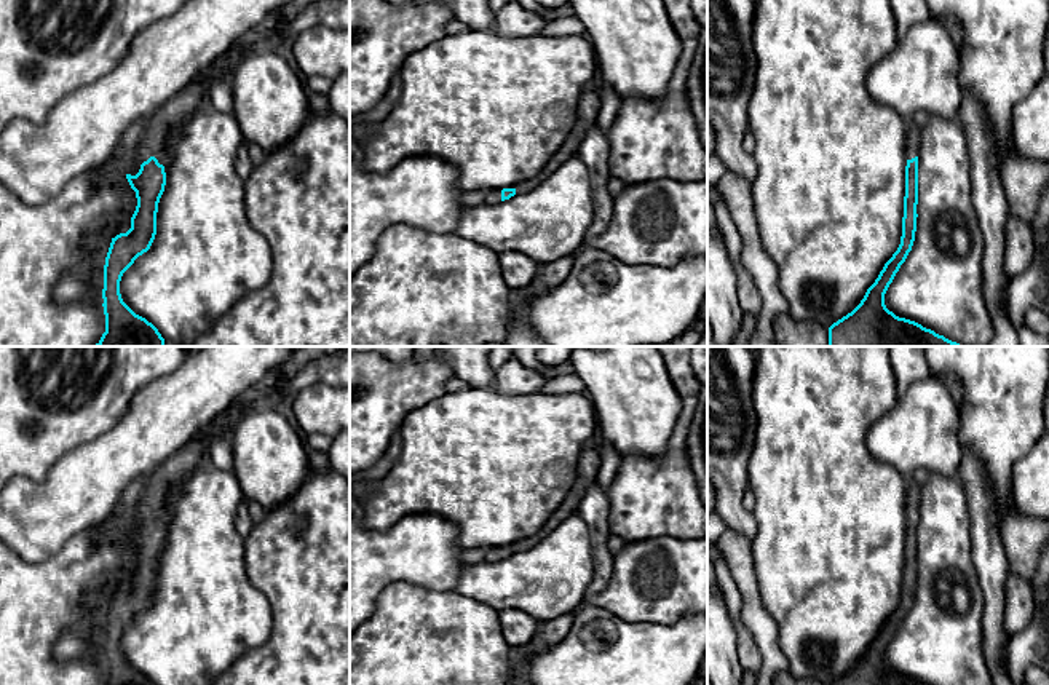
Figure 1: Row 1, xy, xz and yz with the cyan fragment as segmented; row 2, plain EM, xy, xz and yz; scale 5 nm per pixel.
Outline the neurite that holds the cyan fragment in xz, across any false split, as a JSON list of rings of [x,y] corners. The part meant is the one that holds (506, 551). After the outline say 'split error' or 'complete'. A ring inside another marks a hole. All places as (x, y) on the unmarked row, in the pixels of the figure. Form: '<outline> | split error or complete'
[[[596,442],[586,445],[578,458],[578,476],[562,505],[556,509],[551,521],[548,521],[538,533],[524,538],[514,546],[487,549],[485,562],[497,562],[509,557],[516,551],[527,551],[540,541],[541,535],[549,535],[560,522],[572,514],[576,514],[580,503],[588,493],[589,487],[596,482],[600,468],[600,452]]] | split error

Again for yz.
[[[908,477],[905,495],[907,524],[901,602],[893,615],[885,621],[875,640],[867,647],[861,661],[830,685],[923,685],[915,679],[896,674],[885,663],[885,651],[901,623],[905,620],[915,599],[918,575],[918,505],[920,487],[912,477]]] | split error

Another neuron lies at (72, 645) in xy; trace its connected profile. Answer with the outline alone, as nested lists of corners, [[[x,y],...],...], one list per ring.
[[[91,591],[86,602],[93,608],[89,629],[86,632],[64,632],[53,650],[57,661],[83,659],[93,651],[102,653],[104,616],[110,600],[104,591]]]

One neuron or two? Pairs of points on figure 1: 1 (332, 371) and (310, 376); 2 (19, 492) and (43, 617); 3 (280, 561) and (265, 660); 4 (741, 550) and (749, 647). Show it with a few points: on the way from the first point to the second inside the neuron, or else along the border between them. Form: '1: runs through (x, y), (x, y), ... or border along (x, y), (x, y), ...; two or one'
1: runs through (328, 371), (315, 372); one
2: border along (64, 542), (40, 561), (24, 561), (16, 554); two
3: runs through (285, 585), (285, 636); one
4: border along (738, 593), (741, 621), (752, 637), (762, 665); two

